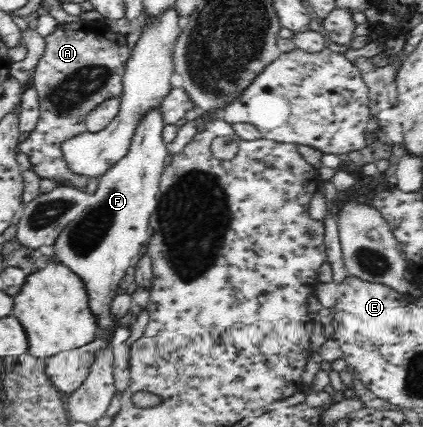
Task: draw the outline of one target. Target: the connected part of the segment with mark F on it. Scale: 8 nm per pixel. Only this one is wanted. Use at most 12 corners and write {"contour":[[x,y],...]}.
{"contour":[[159,107],[98,178],[52,260],[84,284],[100,335],[143,255],[166,165]]}

